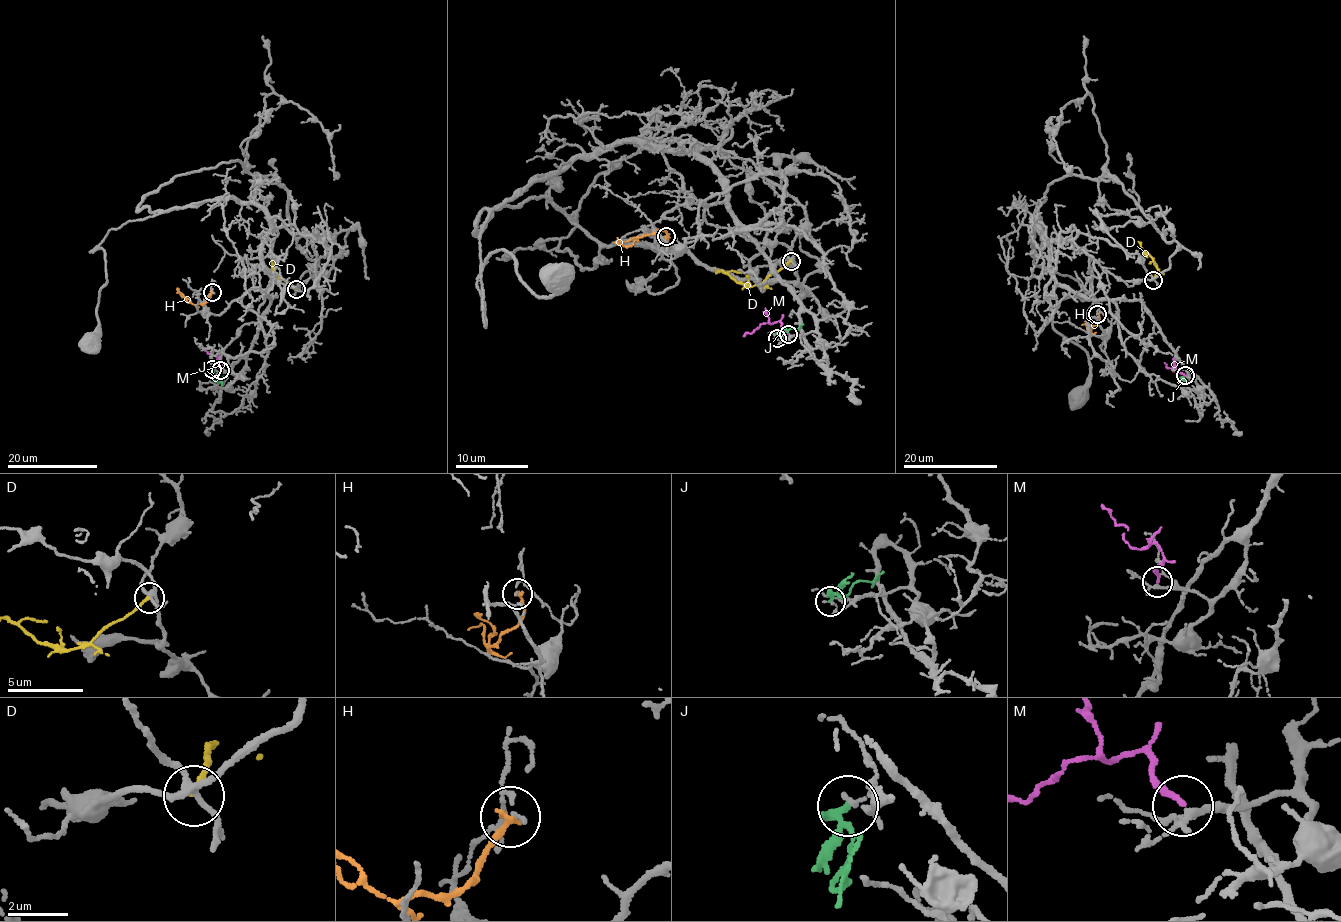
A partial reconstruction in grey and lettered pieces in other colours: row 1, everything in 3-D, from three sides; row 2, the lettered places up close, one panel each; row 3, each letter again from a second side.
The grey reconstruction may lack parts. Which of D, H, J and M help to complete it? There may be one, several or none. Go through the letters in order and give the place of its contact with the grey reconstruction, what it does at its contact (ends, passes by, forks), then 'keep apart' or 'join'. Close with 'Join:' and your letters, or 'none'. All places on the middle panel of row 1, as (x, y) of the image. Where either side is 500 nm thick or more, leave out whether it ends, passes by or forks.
D: meets grey at (791, 261); it ends there; keep apart
H: meets grey at (666, 236); it ends there; keep apart
J: meets grey at (777, 338); it passes by; keep apart
M: meets grey at (788, 334); it ends there; join
Join: M

